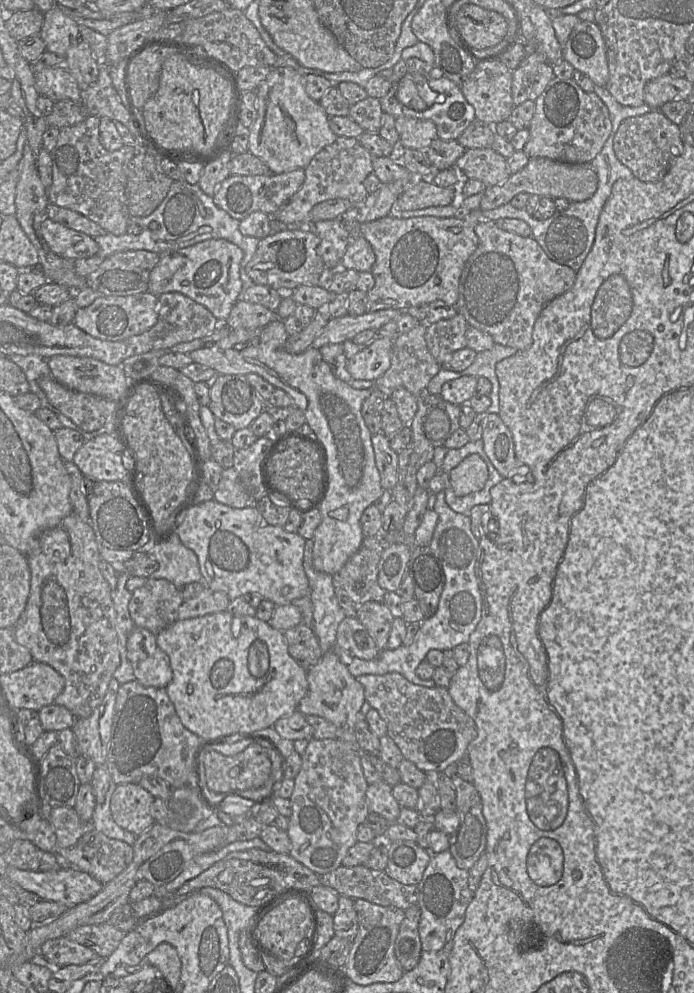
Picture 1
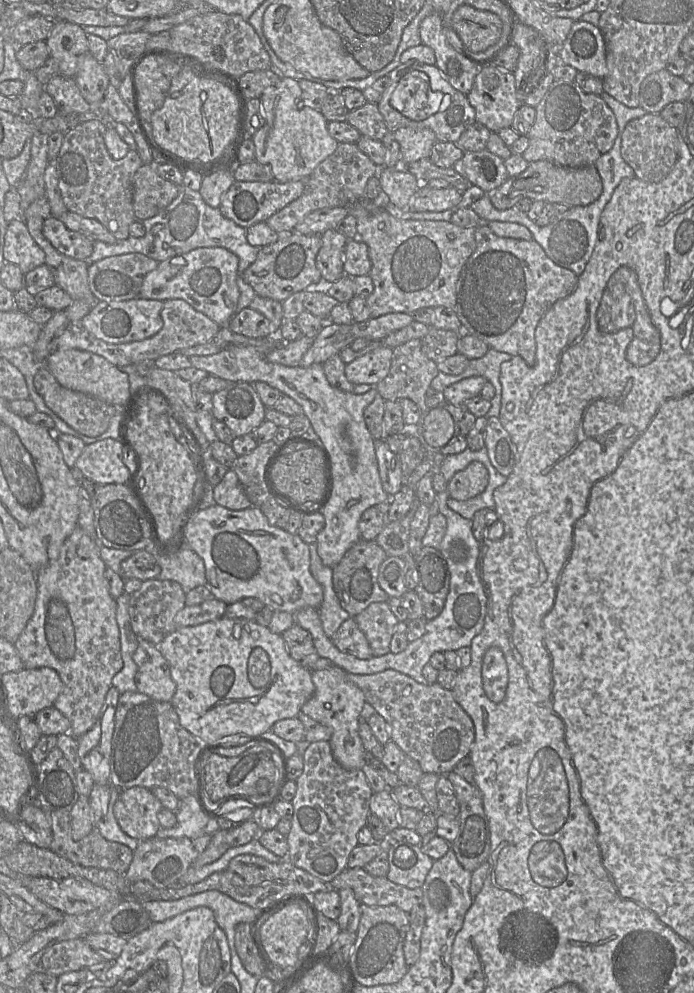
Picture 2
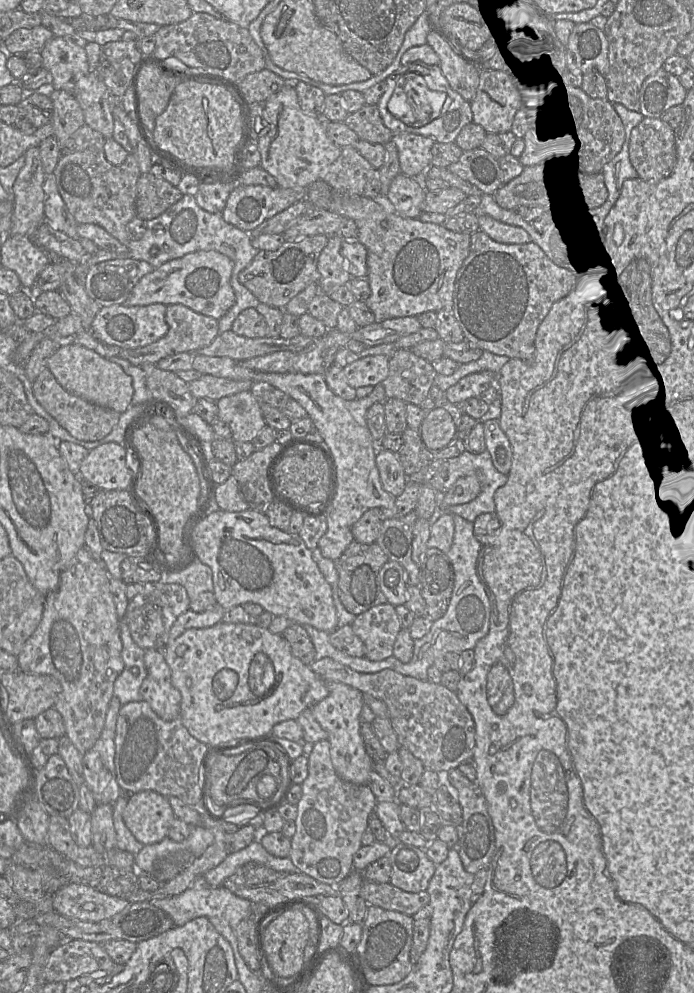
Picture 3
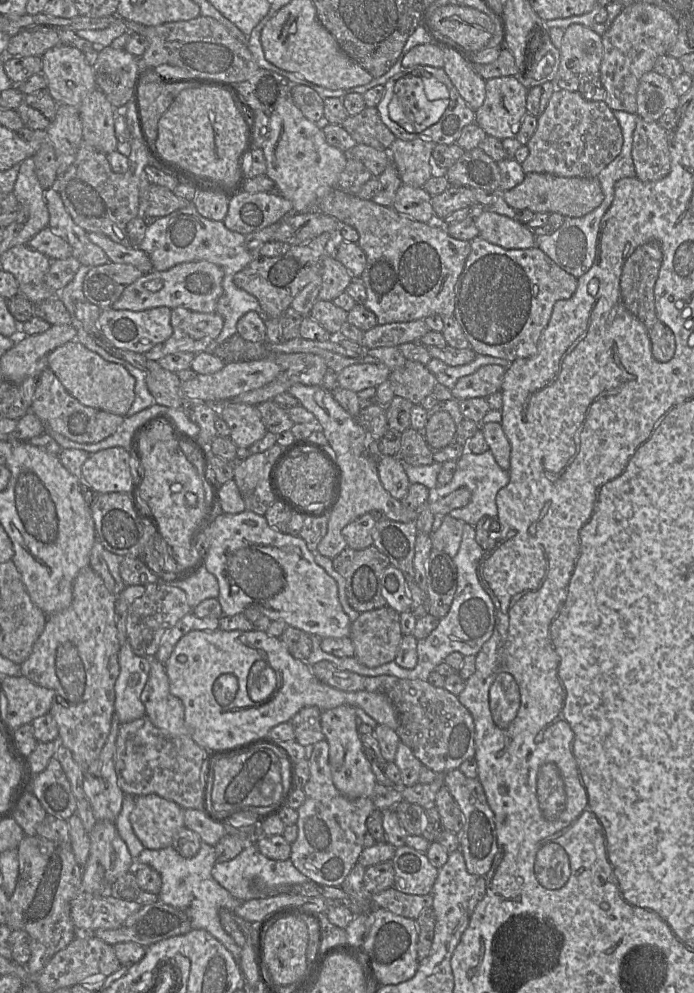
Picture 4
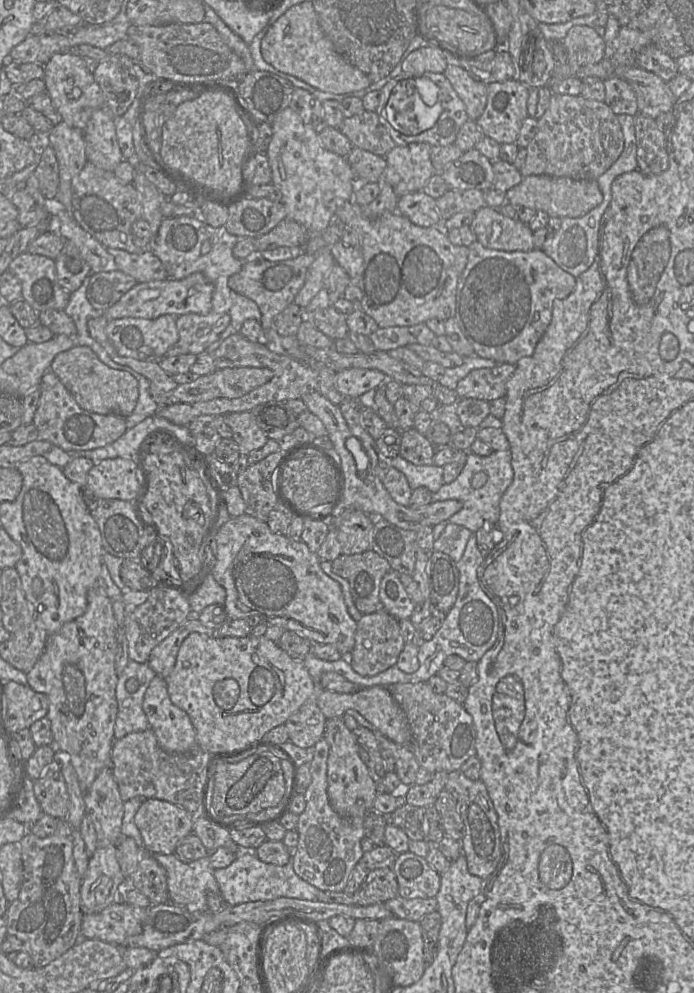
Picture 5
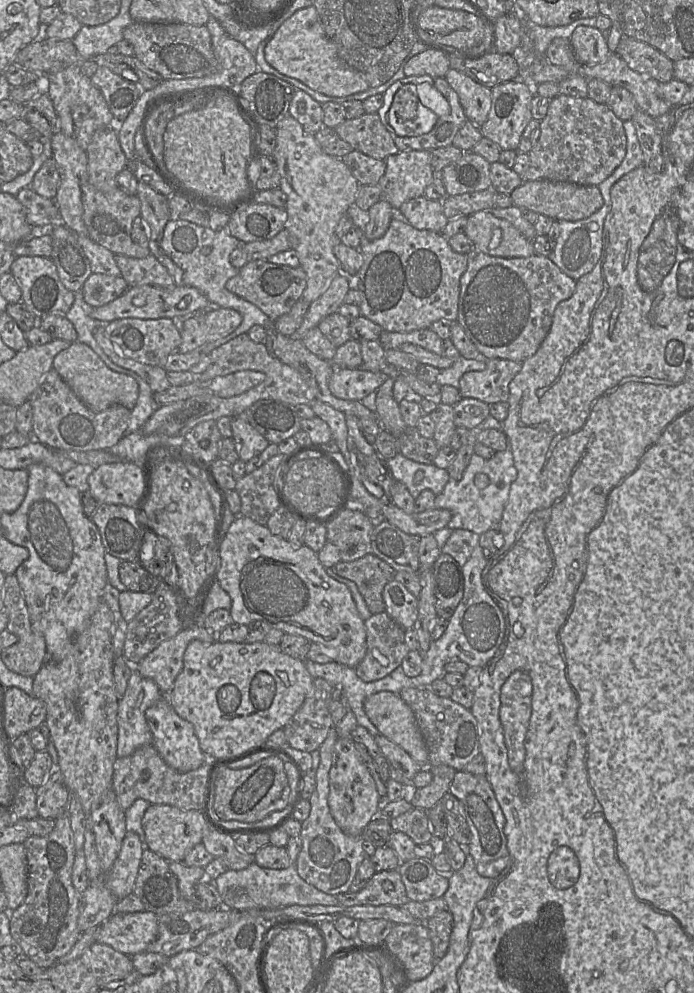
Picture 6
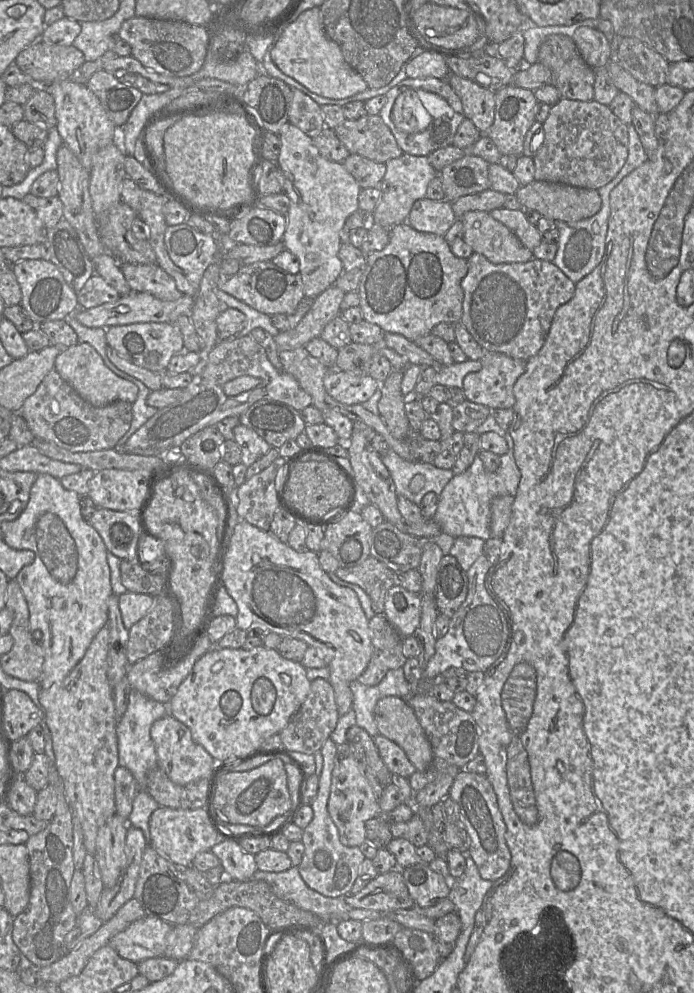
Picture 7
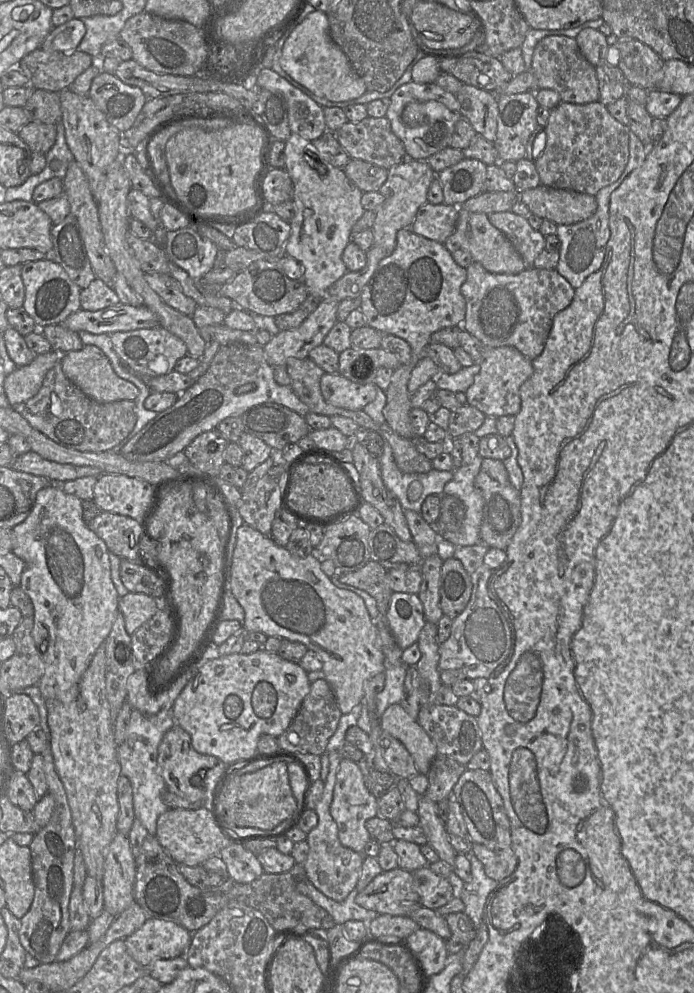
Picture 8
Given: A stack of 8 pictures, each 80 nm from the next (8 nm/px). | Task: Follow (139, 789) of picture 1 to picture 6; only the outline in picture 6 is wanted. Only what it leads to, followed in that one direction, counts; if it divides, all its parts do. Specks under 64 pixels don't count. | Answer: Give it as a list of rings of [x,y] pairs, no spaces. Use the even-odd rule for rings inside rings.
[[[151,804],[142,818],[148,848],[170,861],[182,862],[185,855],[202,842],[203,834],[208,825],[202,811],[187,811],[170,805]]]

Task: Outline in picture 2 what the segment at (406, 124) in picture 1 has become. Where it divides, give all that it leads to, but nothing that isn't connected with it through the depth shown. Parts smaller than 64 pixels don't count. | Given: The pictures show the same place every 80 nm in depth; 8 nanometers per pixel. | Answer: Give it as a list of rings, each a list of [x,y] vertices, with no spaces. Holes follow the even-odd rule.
[[[402,127],[393,132],[400,144],[401,165],[406,168],[412,162],[429,158],[433,145],[438,141],[434,132],[427,128]]]

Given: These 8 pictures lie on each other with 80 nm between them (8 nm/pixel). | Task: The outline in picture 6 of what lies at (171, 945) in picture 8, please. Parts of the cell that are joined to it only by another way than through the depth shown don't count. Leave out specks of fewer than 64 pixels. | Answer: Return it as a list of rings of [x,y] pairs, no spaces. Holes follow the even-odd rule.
[[[147,910],[113,913],[93,930],[95,942],[108,945],[130,957],[148,951],[157,935],[157,916]]]

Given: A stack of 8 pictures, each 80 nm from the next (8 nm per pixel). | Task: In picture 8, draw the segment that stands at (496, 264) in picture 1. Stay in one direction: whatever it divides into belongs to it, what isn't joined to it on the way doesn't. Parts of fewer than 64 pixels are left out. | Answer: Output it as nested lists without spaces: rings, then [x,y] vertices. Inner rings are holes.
[[[473,261],[467,268],[461,293],[466,302],[463,329],[477,338],[485,348],[511,346],[529,360],[535,360],[544,350],[555,316],[571,304],[575,289],[556,269],[531,267],[518,274],[495,274]]]

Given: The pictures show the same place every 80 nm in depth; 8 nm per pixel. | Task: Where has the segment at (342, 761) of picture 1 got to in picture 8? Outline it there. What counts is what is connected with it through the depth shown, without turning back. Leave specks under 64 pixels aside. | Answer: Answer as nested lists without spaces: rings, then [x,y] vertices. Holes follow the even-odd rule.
[[[339,751],[329,752],[328,758],[329,772],[324,781],[324,790],[321,799],[314,810],[318,817],[318,823],[316,827],[307,834],[306,842],[309,846],[309,852],[303,866],[306,878],[318,891],[329,899],[341,902],[356,887],[365,856],[362,853],[357,853],[344,847],[338,839],[338,827],[330,815],[330,805],[333,798],[336,774],[342,758]]]

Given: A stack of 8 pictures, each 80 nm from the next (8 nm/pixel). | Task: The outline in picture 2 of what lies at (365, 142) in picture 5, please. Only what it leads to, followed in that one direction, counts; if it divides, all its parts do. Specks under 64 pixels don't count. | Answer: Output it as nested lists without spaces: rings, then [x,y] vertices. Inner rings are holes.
[[[366,102],[363,106],[349,111],[347,122],[362,136],[382,141],[389,131],[376,103]]]

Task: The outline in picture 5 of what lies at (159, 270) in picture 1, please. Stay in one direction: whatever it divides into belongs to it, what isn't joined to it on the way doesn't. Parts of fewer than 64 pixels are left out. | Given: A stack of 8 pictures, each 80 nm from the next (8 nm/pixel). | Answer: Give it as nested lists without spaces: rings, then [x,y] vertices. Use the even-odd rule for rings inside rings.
[[[195,272],[180,279],[167,278],[137,283],[126,292],[104,315],[107,320],[124,317],[155,319],[165,314],[180,316],[187,313],[206,315],[212,311],[214,285],[201,272]]]

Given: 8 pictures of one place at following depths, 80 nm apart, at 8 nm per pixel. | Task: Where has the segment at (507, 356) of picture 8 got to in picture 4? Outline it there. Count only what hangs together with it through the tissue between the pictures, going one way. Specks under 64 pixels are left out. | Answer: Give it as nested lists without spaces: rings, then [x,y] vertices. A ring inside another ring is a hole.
[[[485,365],[474,373],[461,377],[451,389],[453,399],[487,398],[501,391],[506,368],[500,365]]]

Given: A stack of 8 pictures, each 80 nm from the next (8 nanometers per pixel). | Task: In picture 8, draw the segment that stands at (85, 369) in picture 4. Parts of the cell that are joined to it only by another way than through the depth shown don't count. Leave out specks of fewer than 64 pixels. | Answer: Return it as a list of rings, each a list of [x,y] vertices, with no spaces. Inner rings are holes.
[[[84,345],[81,350],[61,354],[60,365],[65,376],[97,403],[110,403],[120,400],[134,401],[139,396],[139,389],[115,373],[108,358],[97,346]]]

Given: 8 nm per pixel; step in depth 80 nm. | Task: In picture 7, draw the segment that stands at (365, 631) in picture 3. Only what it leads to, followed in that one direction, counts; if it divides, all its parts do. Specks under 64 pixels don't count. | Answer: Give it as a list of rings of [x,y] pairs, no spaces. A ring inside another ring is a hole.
[[[385,614],[369,620],[372,656],[368,666],[357,680],[366,686],[379,684],[389,670],[403,668],[407,658],[403,654],[403,638],[391,625]]]

